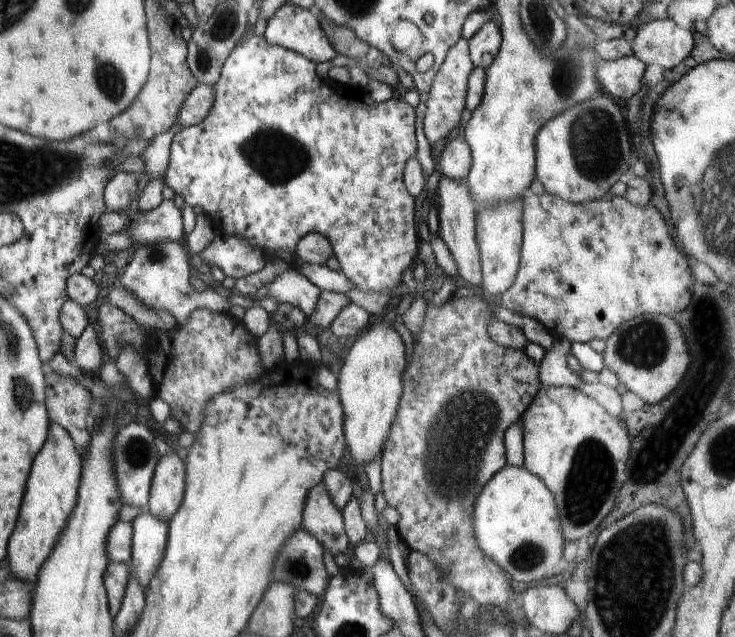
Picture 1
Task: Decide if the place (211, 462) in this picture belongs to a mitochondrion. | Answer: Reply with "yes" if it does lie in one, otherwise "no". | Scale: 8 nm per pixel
no

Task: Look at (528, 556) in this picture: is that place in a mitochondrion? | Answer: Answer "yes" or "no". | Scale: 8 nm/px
yes

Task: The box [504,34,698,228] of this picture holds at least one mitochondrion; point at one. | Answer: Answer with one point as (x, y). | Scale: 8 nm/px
(583, 134)

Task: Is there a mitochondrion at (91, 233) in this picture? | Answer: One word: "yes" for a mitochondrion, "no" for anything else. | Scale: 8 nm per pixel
no

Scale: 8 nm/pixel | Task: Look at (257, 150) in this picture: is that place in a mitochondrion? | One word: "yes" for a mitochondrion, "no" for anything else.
yes

